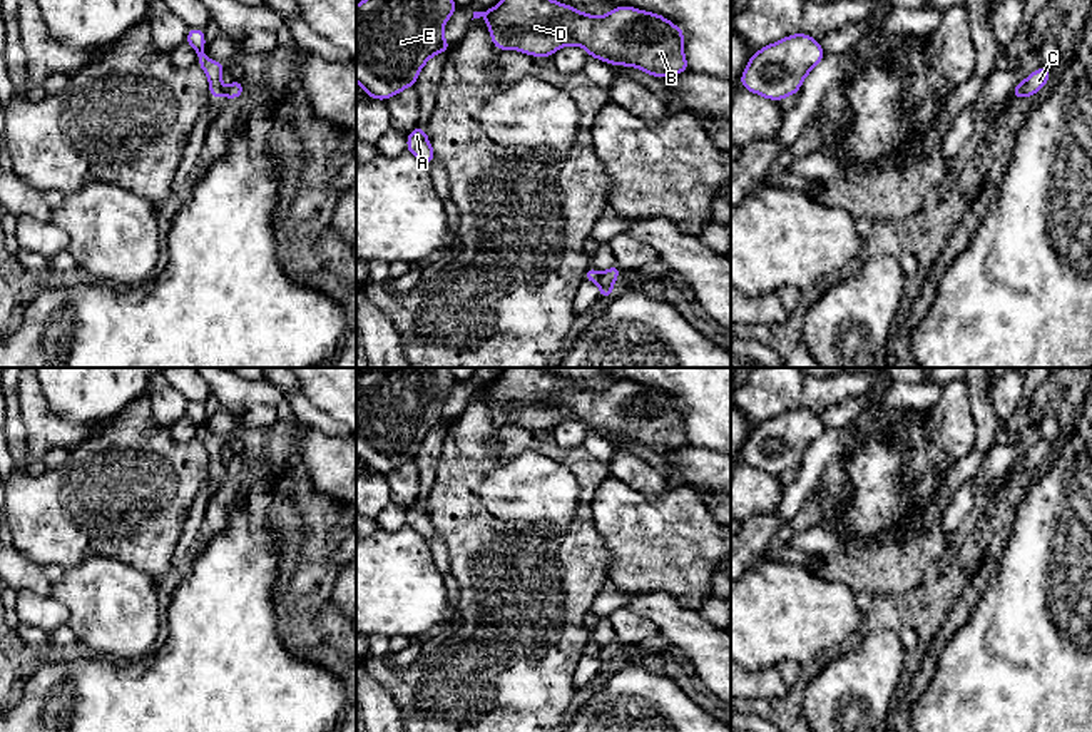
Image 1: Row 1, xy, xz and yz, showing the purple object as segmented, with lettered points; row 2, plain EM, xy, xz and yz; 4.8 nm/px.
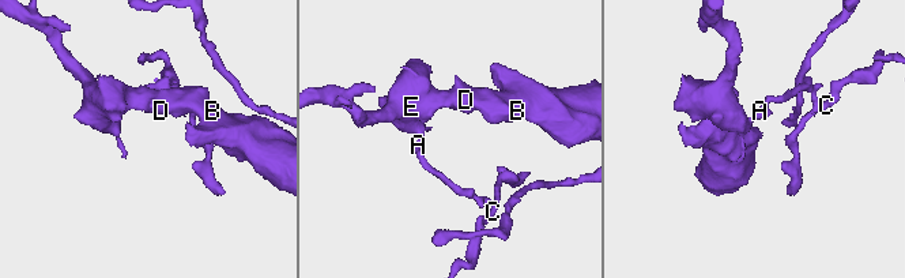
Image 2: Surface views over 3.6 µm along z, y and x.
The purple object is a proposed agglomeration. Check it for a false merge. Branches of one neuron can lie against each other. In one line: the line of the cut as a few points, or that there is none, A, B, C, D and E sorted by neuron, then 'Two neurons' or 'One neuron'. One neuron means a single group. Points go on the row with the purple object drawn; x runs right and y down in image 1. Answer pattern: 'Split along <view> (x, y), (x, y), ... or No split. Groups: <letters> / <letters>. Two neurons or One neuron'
Split along xz (601, 274), (597, 283). Groups: A B D E / C. Two neurons

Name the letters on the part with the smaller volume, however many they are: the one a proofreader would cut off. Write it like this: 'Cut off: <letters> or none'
Cut off: C

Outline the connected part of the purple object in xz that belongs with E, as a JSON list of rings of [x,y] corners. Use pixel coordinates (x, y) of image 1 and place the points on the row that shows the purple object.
[[[361,0],[356,7],[356,80],[368,97],[388,100],[415,87],[423,65],[435,53],[452,50],[443,30],[458,8],[453,0]]]

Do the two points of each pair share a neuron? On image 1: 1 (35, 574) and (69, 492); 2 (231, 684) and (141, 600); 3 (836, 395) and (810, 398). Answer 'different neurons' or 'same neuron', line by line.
1: different neurons
2: different neurons
3: same neuron

